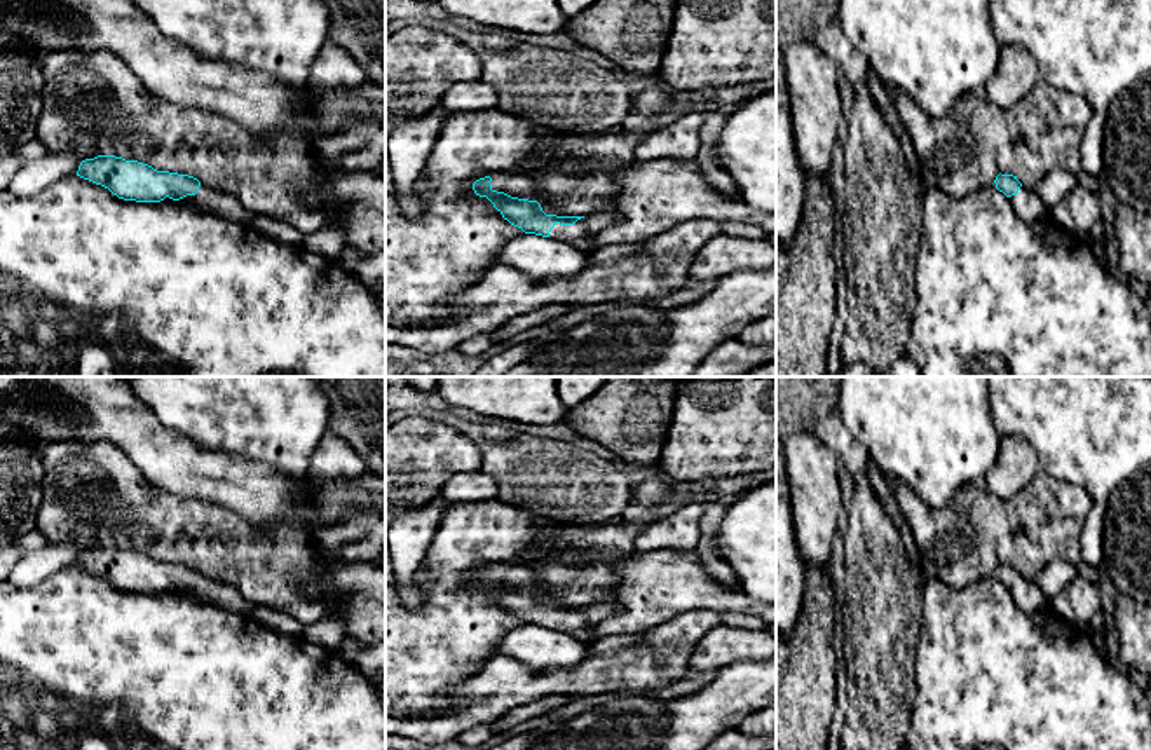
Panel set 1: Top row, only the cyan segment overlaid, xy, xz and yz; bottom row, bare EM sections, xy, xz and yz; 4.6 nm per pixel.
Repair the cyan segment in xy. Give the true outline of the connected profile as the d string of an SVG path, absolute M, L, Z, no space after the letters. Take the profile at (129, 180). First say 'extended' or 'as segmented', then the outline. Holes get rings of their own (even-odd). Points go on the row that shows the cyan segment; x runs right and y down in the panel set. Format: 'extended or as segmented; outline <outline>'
extended; outline M98 155L80 162L77 176L108 188L124 201L171 202L181 201L218 213L228 220L249 223L248 213L232 194L216 190L197 178L169 171L157 171L138 160L115 155Z

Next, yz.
extended; outline M999 173L994 183L996 188L1010 199L1018 218L1036 223L1050 216L1050 211L1045 208L1039 195L1034 190L1025 188L1017 176Z

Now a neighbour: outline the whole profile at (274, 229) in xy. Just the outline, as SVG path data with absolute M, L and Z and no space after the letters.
M253 215L249 225L256 232L260 232L274 241L284 242L284 244L296 246L296 244L302 244L302 241L303 241L303 235L291 225L269 218L269 216L263 216L263 215Z

